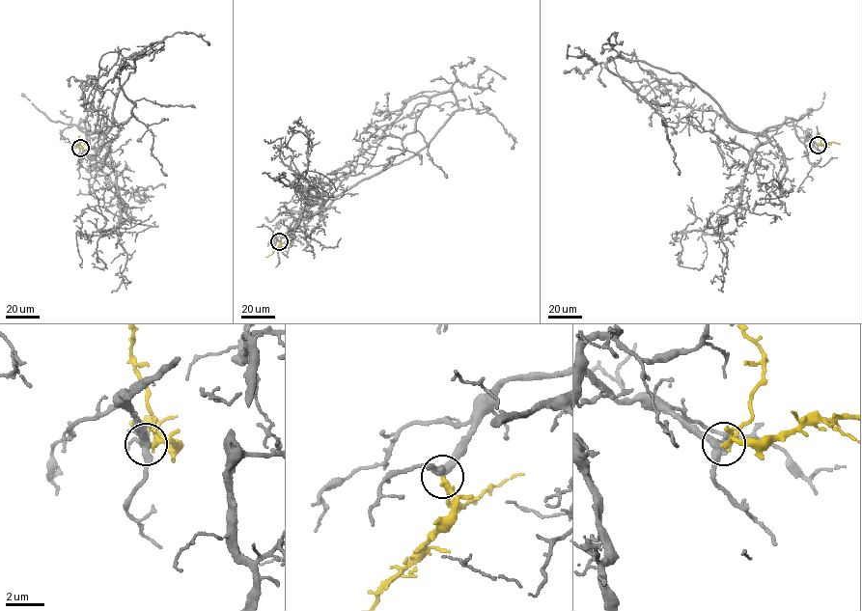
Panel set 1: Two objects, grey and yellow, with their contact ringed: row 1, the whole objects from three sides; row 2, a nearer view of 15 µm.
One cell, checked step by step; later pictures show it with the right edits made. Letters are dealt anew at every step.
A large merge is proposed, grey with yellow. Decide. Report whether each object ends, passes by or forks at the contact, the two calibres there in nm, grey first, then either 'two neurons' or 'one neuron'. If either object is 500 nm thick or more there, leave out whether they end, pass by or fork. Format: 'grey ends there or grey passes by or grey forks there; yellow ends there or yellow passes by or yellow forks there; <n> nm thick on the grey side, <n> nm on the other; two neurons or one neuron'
grey forks there; yellow passes by; 320 nm thick on the grey side, 190 nm on the other; one neuron

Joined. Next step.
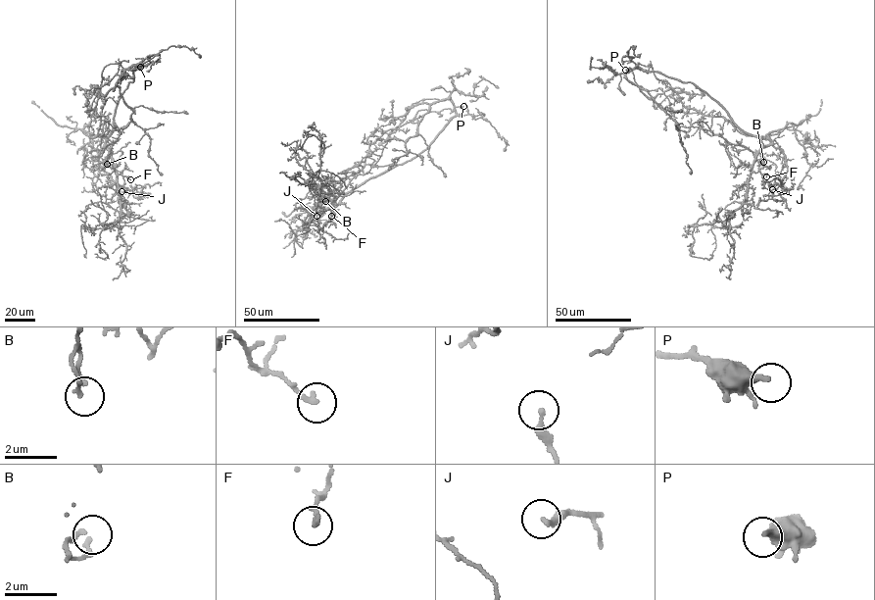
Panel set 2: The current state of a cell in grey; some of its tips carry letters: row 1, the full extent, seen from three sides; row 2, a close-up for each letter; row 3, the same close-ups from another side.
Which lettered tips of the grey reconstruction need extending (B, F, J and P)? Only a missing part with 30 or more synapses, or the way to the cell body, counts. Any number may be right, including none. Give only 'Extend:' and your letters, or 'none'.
Extend: P

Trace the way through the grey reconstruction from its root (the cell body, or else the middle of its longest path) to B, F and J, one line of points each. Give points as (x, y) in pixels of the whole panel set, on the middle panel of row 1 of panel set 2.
B: (372, 178), (351, 190), (341, 204), (334, 203), (334, 195), (330, 194), (324, 197), (325, 201)
F: (372, 178), (351, 190), (341, 204), (334, 203), (331, 195), (331, 216)
J: (372, 178), (351, 190), (334, 207), (310, 215), (311, 222), (318, 224), (316, 216)

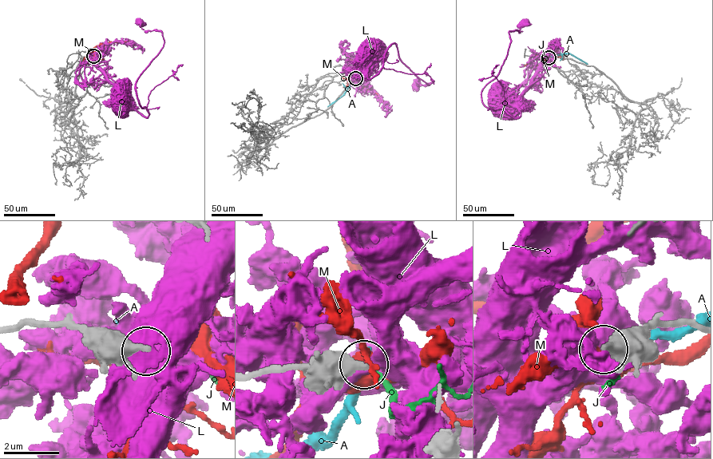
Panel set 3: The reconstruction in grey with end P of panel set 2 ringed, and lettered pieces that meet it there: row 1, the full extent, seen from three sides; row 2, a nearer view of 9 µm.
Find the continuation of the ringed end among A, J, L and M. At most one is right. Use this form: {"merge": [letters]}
{"merge": ["J"]}

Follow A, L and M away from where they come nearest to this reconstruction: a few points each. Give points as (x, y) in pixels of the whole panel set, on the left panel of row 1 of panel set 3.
A: (93, 55), (89, 53), (85, 64)
L: (93, 55), (131, 105), (148, 116), (135, 85), (164, 39), (160, 30), (144, 30), (140, 23)
M: (93, 55), (89, 55), (89, 50), (89, 53), (94, 53), (93, 58), (85, 64)

